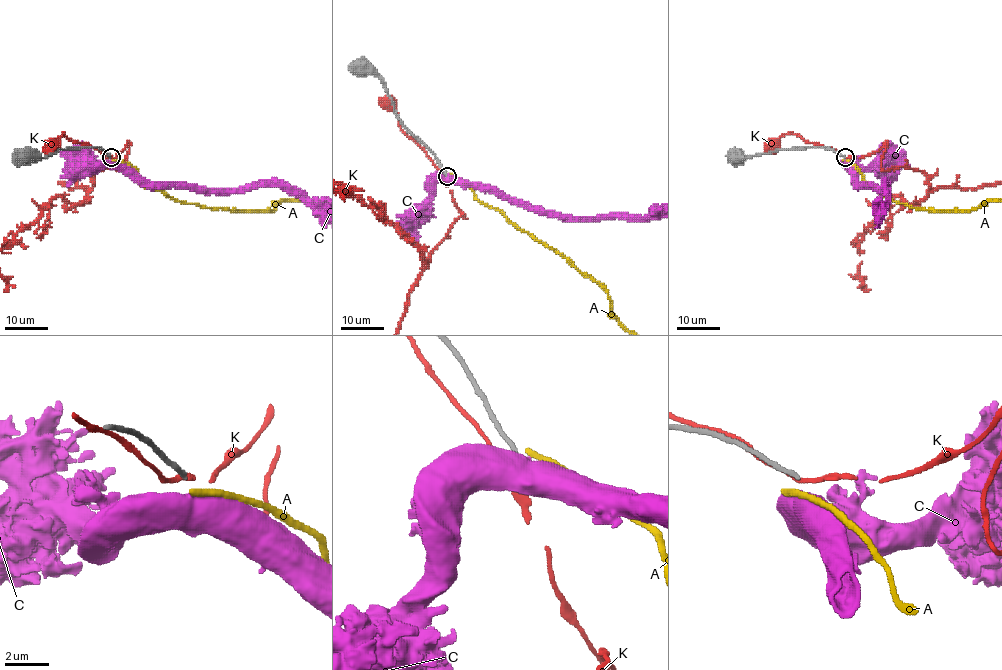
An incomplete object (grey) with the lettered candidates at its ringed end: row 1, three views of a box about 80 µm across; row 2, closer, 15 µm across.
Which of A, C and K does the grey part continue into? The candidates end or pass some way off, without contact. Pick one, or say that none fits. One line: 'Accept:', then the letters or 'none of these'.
Accept: none of these

